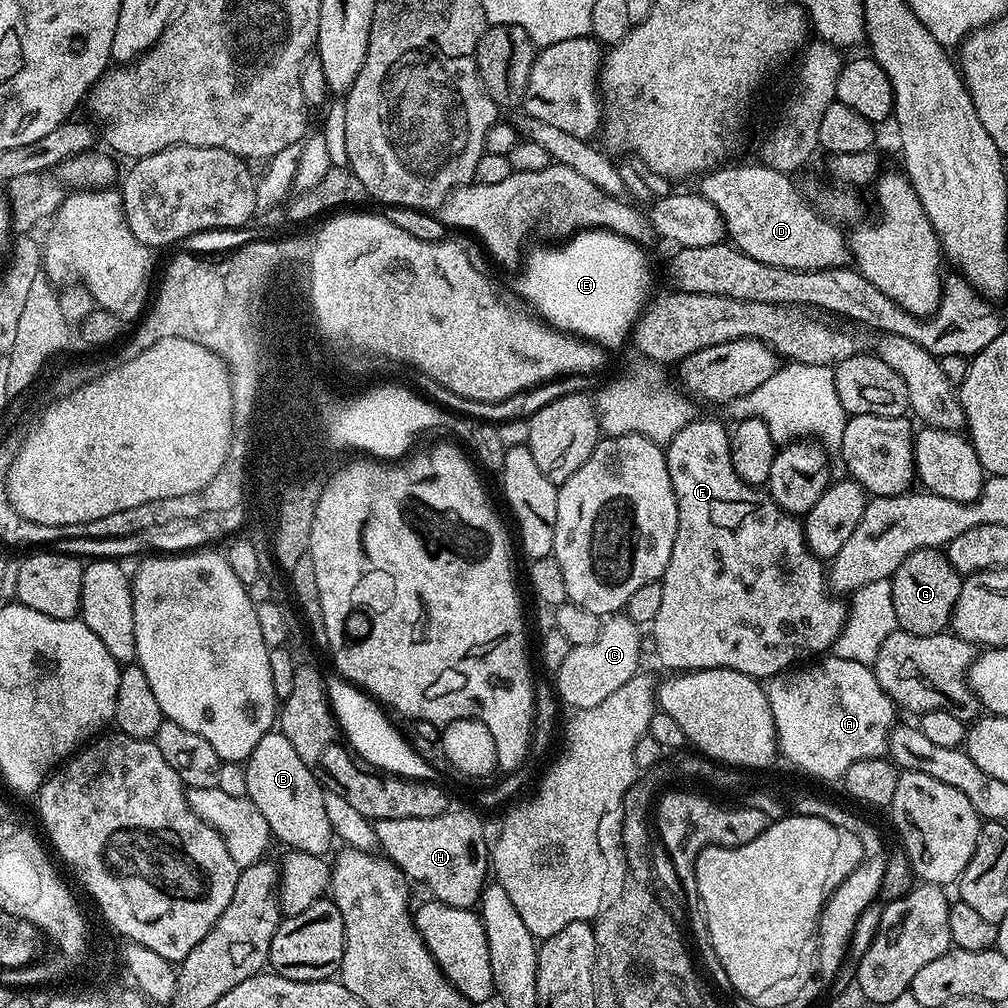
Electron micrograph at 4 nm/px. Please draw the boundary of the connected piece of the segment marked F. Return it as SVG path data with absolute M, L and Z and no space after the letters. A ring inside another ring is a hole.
M694 418L678 432L667 445L664 461L670 474L672 489L678 506L678 530L674 534L674 550L670 550L670 562L659 581L662 586L662 603L658 609L658 618L650 625L652 640L656 643L656 656L664 668L672 668L673 673L699 672L706 668L729 668L751 676L761 682L789 671L797 662L805 658L816 658L827 653L835 645L844 624L848 620L849 609L846 604L830 591L825 565L820 557L812 555L808 543L804 541L804 526L797 517L791 516L772 501L763 487L747 484L734 470L730 432L716 420Z

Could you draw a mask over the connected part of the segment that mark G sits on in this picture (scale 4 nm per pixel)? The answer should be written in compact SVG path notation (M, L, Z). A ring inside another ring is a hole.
M923 548L906 558L890 577L890 594L896 607L896 622L903 631L919 636L933 636L951 625L952 611L958 602L962 573L938 548Z

